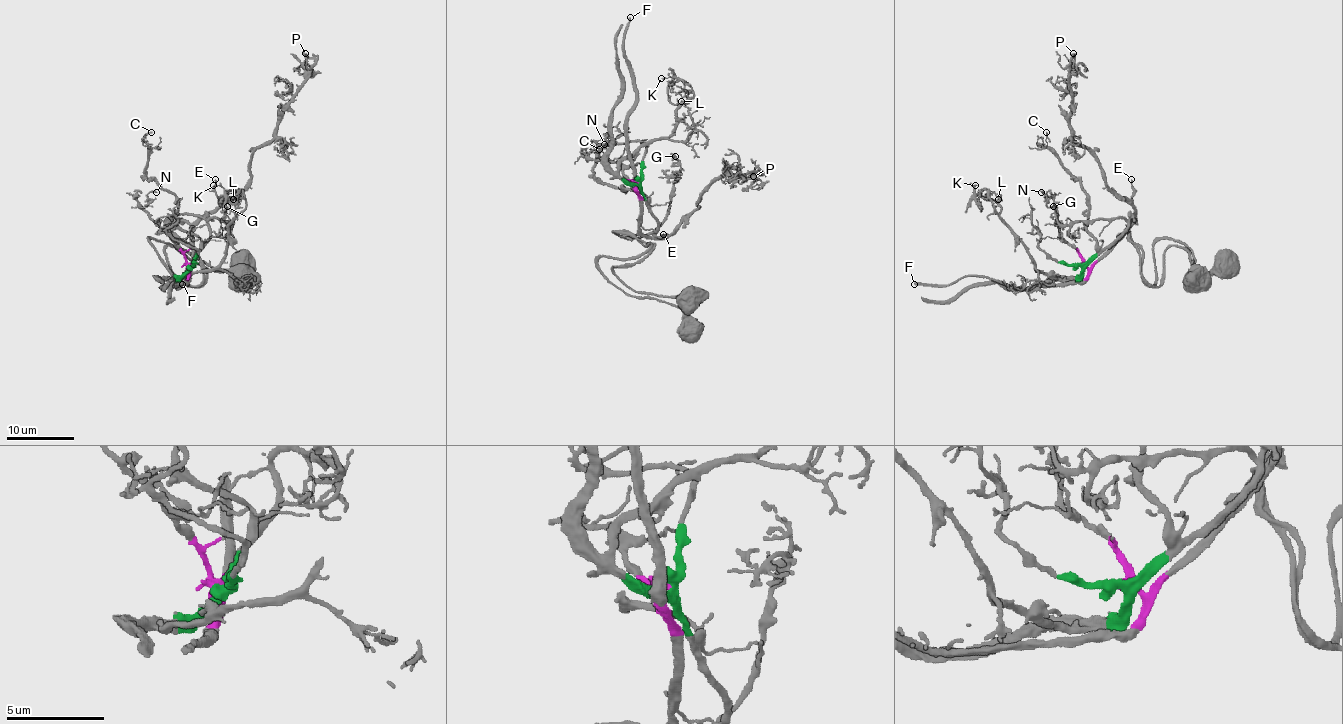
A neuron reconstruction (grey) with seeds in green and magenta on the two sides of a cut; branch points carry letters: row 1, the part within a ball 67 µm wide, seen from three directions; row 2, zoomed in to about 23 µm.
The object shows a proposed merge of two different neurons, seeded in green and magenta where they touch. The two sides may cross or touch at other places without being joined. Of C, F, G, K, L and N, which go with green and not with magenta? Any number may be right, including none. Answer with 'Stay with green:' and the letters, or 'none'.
Stay with green: C, G, K, L

